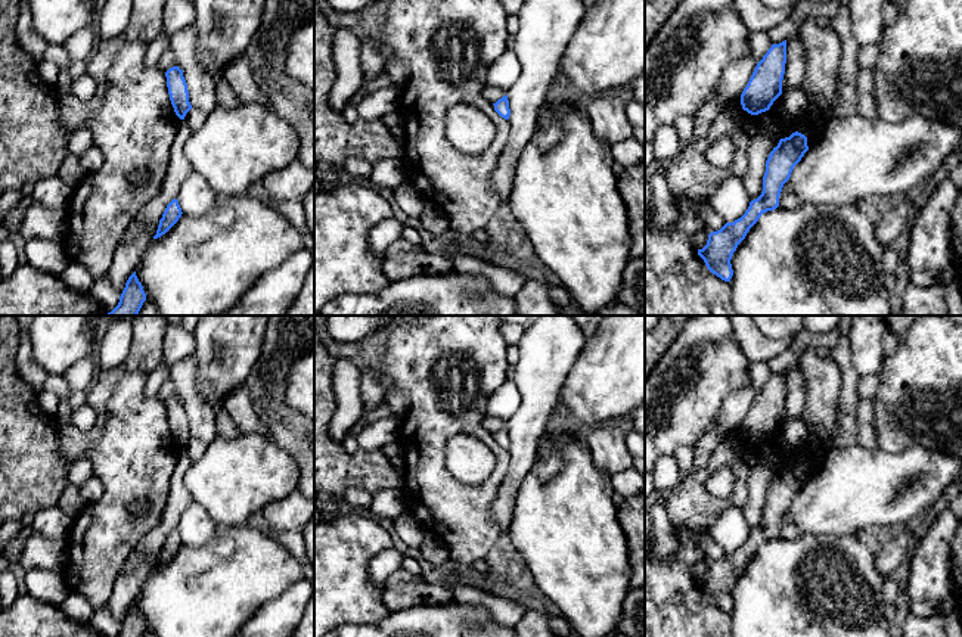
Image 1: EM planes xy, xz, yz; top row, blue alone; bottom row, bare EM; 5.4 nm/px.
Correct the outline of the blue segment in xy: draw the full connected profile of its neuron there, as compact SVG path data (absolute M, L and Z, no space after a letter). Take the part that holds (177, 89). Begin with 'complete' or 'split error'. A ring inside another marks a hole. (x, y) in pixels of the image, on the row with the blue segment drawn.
complete; M173 66L165 72L165 77L174 112L180 119L184 119L186 114L192 109L192 105L189 102L189 91L183 71L179 66Z

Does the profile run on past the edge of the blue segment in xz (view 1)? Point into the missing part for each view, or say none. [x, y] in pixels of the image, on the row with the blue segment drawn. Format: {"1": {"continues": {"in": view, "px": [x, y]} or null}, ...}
{"1": {"continues": null}}

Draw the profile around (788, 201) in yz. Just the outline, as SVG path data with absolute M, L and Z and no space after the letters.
M788 180L781 192L779 196L779 208L785 209L785 211L794 211L801 208L804 203L797 198L797 195L794 193L792 184Z

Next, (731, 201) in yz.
M729 177L723 180L716 189L710 205L724 223L741 218L750 206L750 196L745 192L742 178Z

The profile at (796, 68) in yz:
M797 32L795 35L786 38L786 63L782 80L782 94L792 88L798 88L806 93L806 62L806 47Z

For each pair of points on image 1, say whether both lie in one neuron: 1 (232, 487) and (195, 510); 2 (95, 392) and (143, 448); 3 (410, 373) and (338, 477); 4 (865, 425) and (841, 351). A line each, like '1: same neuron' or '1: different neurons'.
1: different neurons
2: different neurons
3: different neurons
4: different neurons

